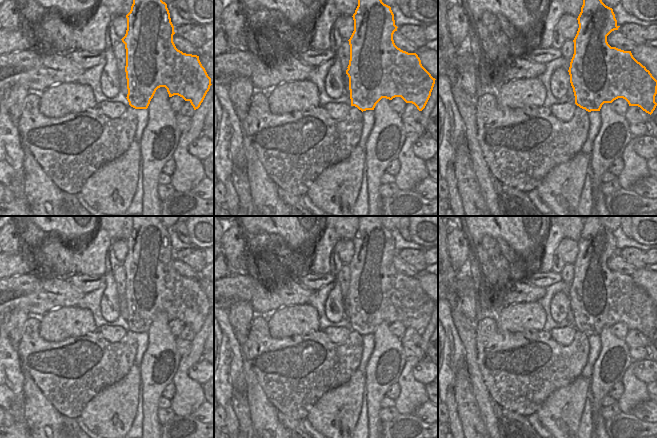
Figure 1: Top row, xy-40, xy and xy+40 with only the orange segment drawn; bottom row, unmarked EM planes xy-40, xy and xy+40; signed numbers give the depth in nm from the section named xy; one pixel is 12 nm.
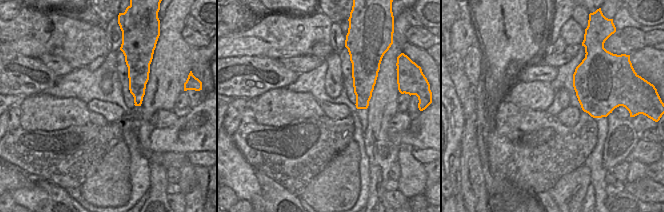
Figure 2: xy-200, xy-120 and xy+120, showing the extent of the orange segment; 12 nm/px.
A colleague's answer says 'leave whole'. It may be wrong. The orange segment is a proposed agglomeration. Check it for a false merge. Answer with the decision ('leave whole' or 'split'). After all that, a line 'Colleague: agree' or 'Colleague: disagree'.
split
Colleague: disagree

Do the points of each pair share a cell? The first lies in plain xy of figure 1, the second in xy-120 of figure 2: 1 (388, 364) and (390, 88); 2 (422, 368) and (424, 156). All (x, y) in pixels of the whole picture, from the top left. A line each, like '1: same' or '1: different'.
1: same
2: same

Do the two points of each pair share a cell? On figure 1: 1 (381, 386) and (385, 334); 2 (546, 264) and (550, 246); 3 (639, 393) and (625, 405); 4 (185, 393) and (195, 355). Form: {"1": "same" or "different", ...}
{"1": "same", "2": "same", "3": "same", "4": "same"}

